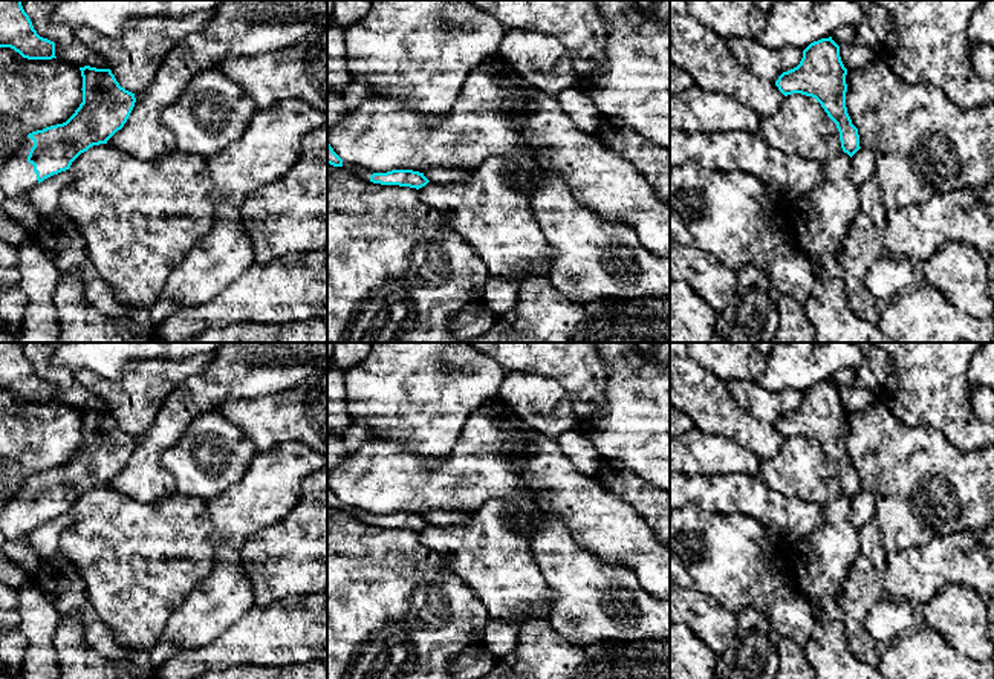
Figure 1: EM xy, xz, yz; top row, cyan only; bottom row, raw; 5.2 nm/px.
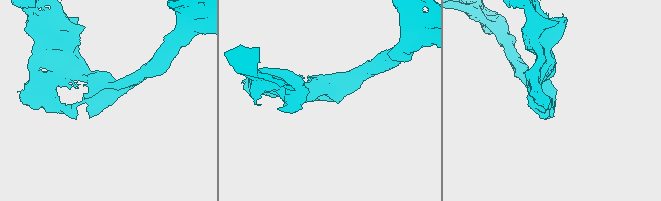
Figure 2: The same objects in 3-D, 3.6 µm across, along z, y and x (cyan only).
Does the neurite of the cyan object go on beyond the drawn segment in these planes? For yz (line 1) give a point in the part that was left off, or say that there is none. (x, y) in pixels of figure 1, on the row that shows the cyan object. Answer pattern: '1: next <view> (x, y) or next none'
1: next none

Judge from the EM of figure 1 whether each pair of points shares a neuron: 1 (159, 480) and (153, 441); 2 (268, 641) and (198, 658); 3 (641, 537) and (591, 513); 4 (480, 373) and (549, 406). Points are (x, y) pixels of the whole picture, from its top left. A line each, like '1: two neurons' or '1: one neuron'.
1: one neuron
2: one neuron
3: one neuron
4: two neurons

